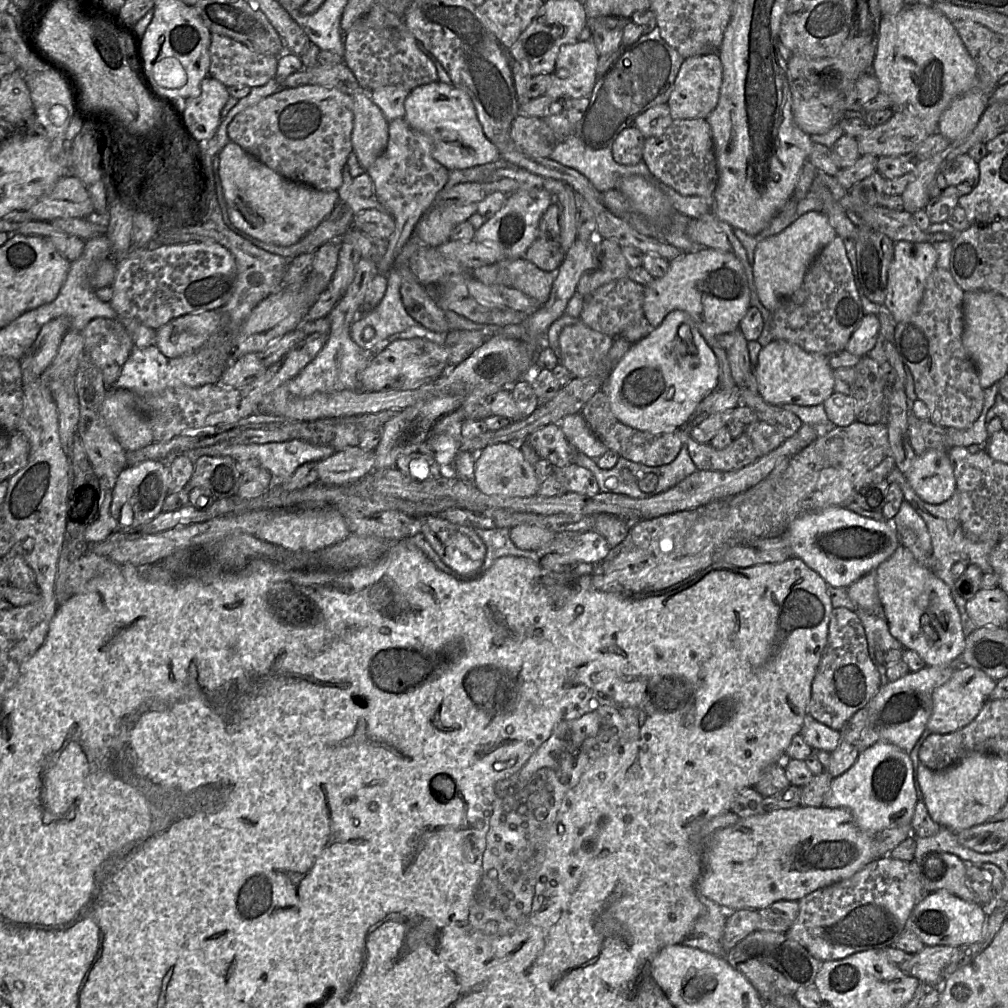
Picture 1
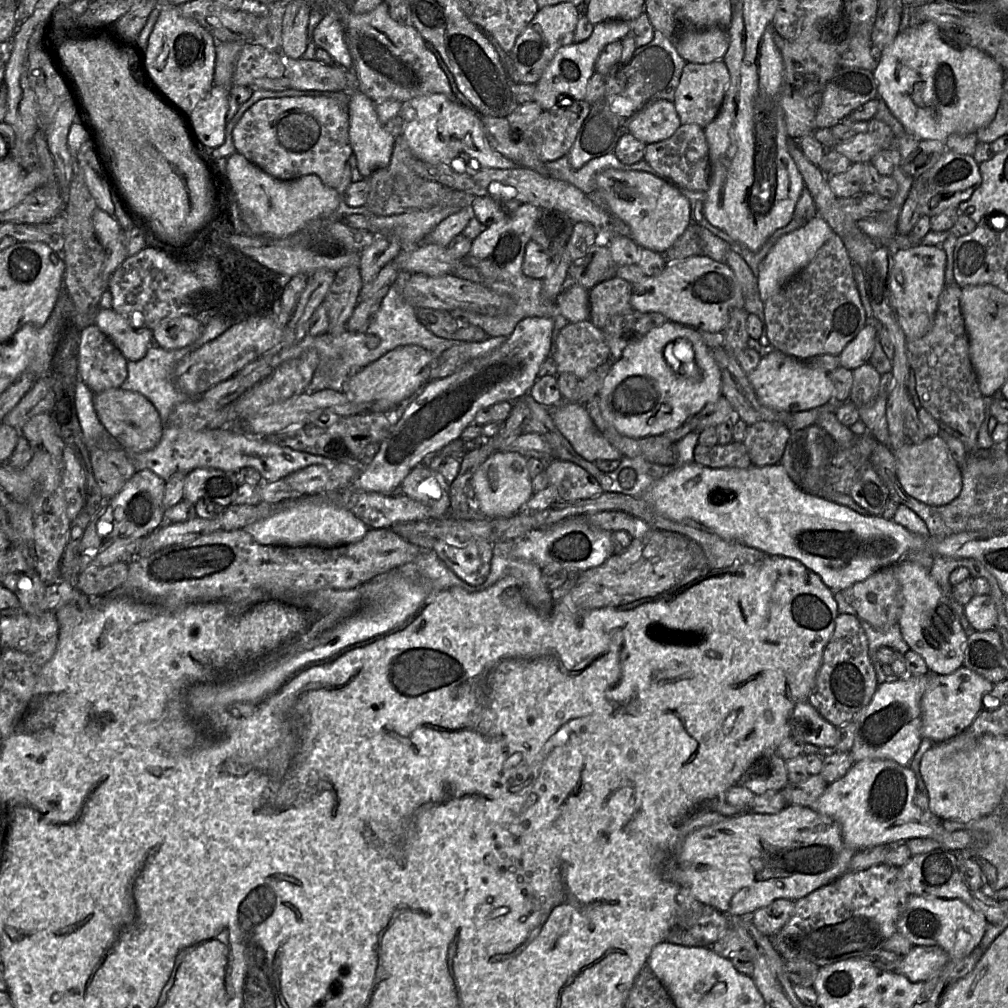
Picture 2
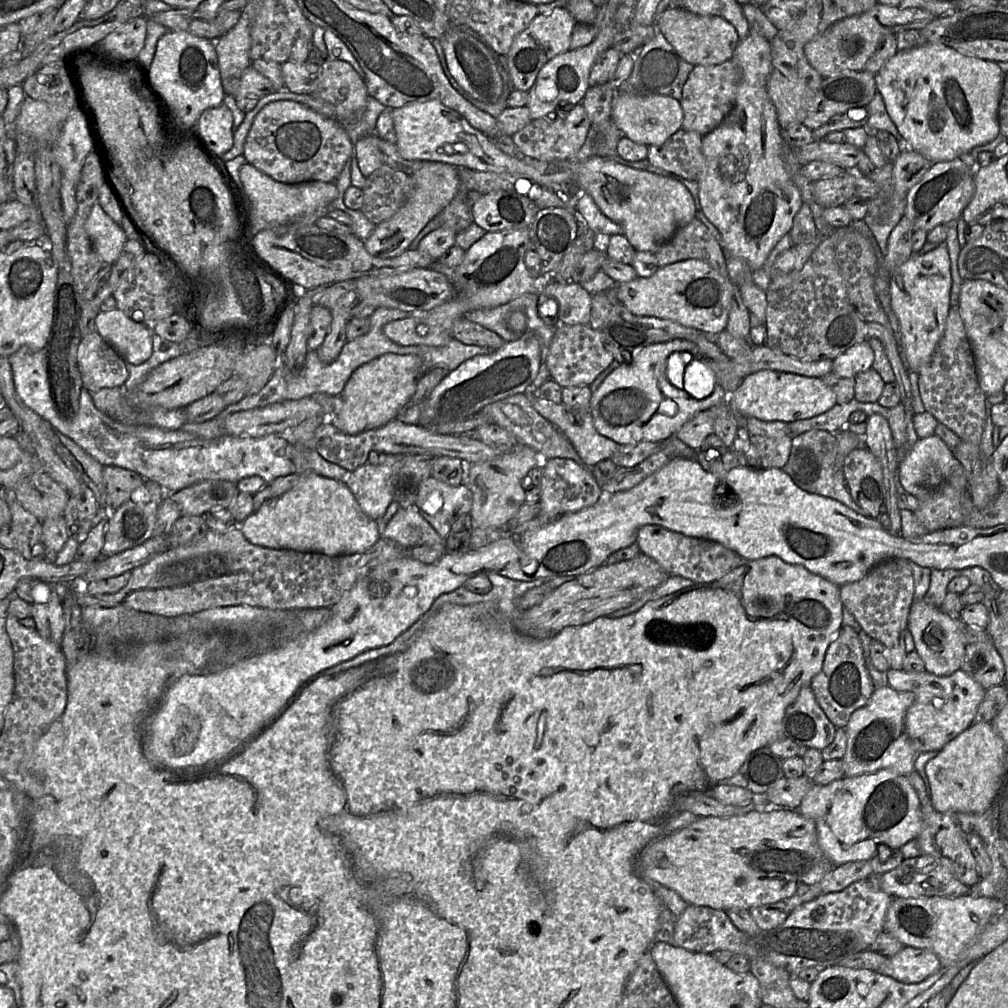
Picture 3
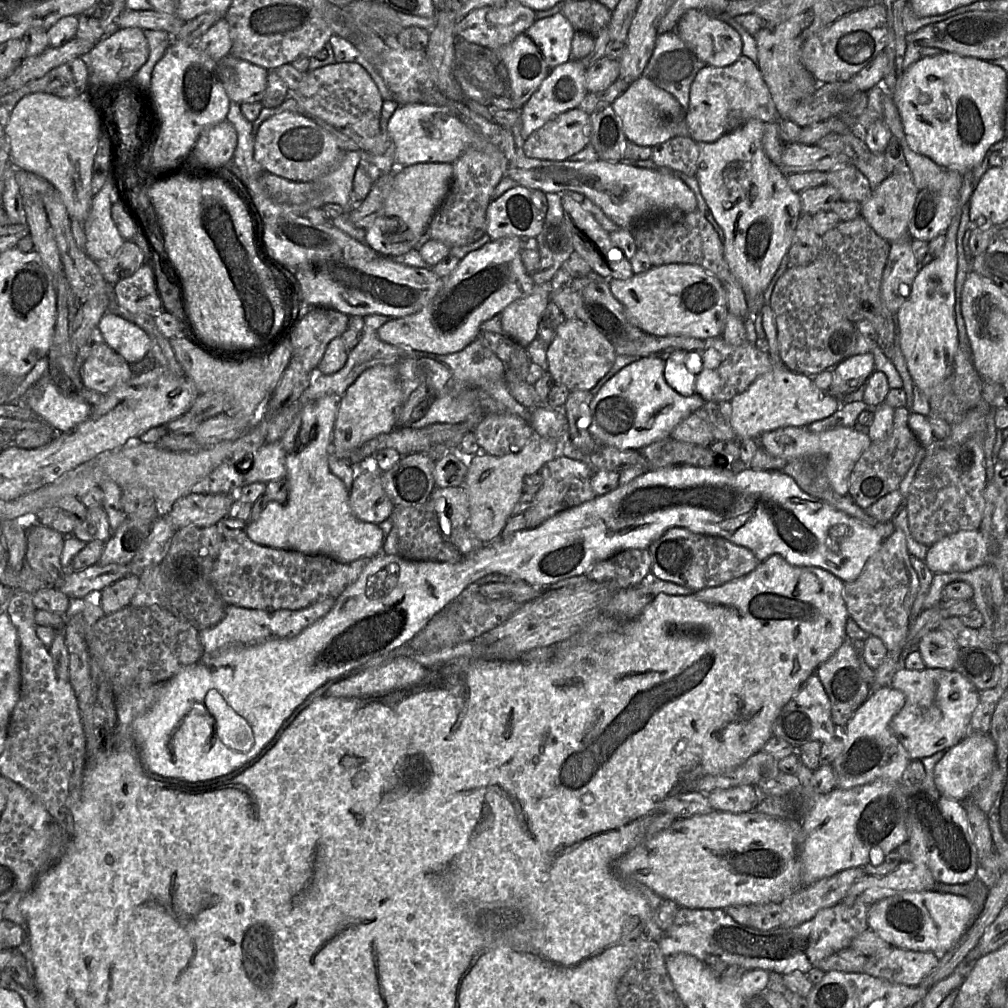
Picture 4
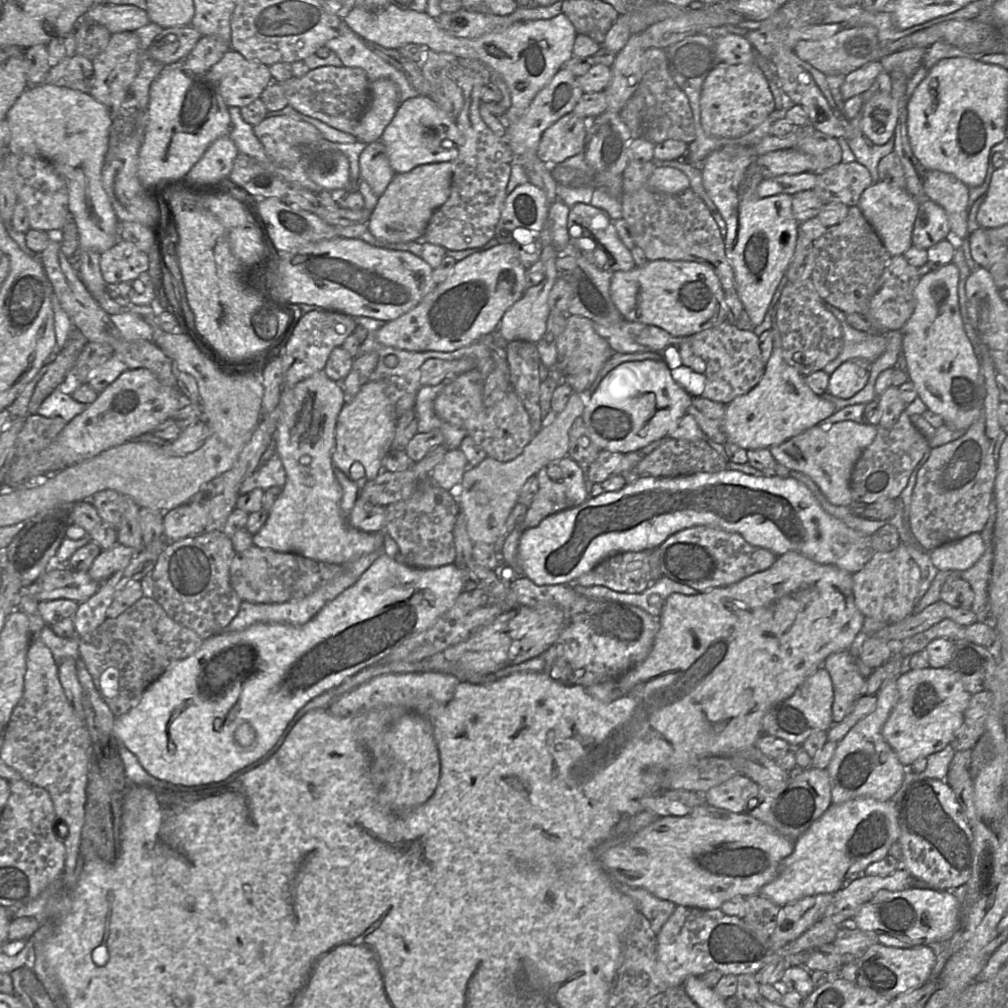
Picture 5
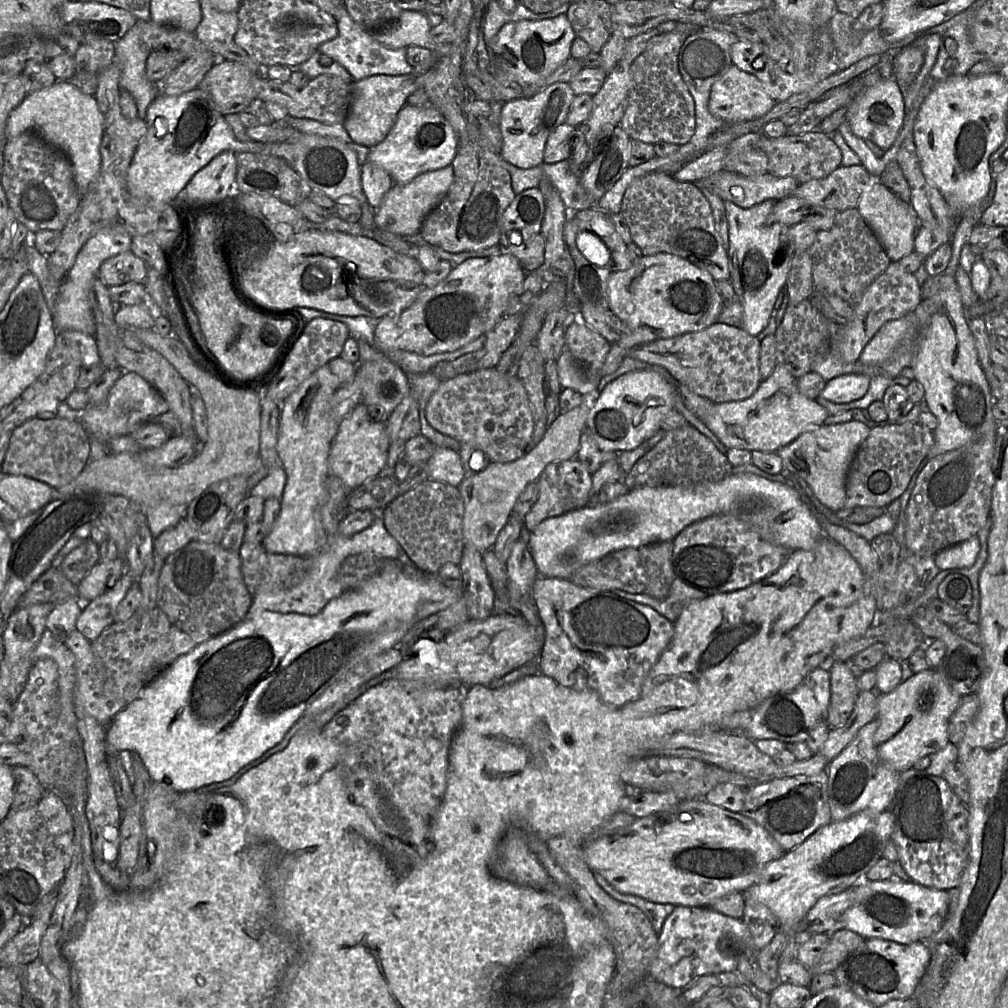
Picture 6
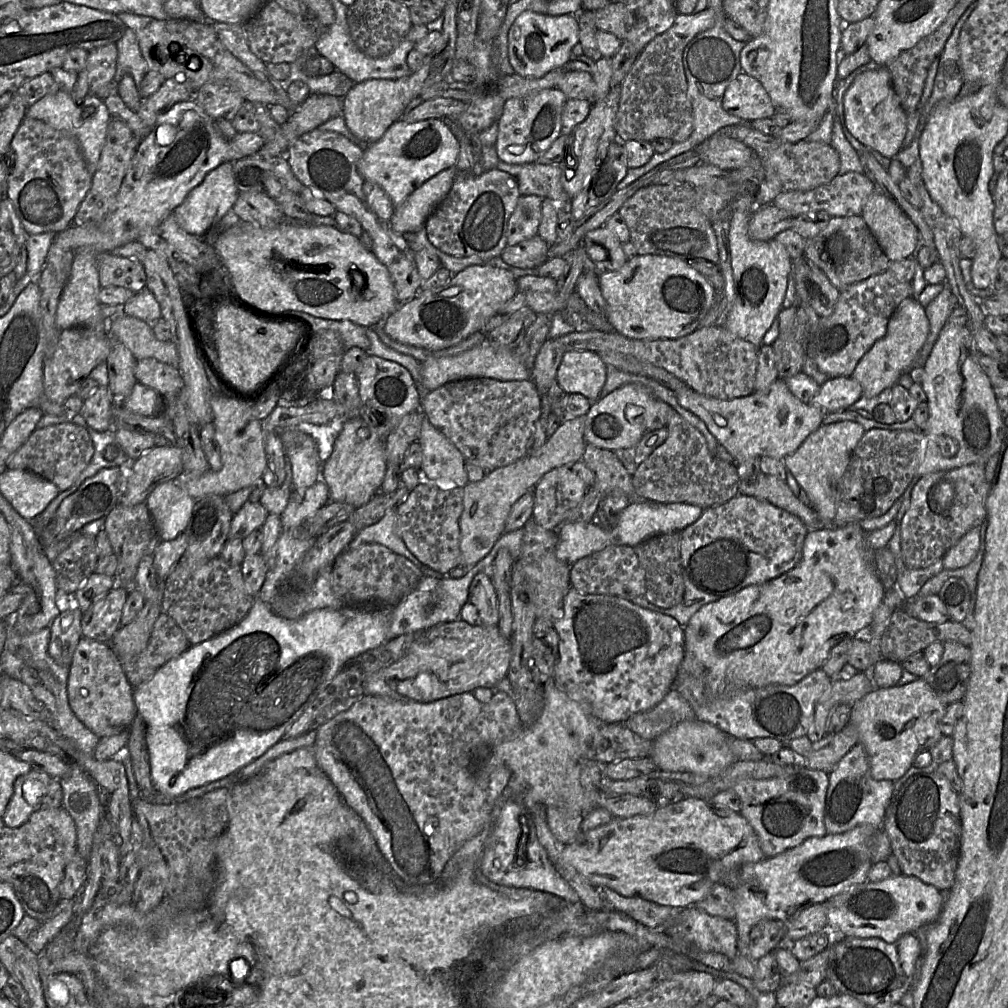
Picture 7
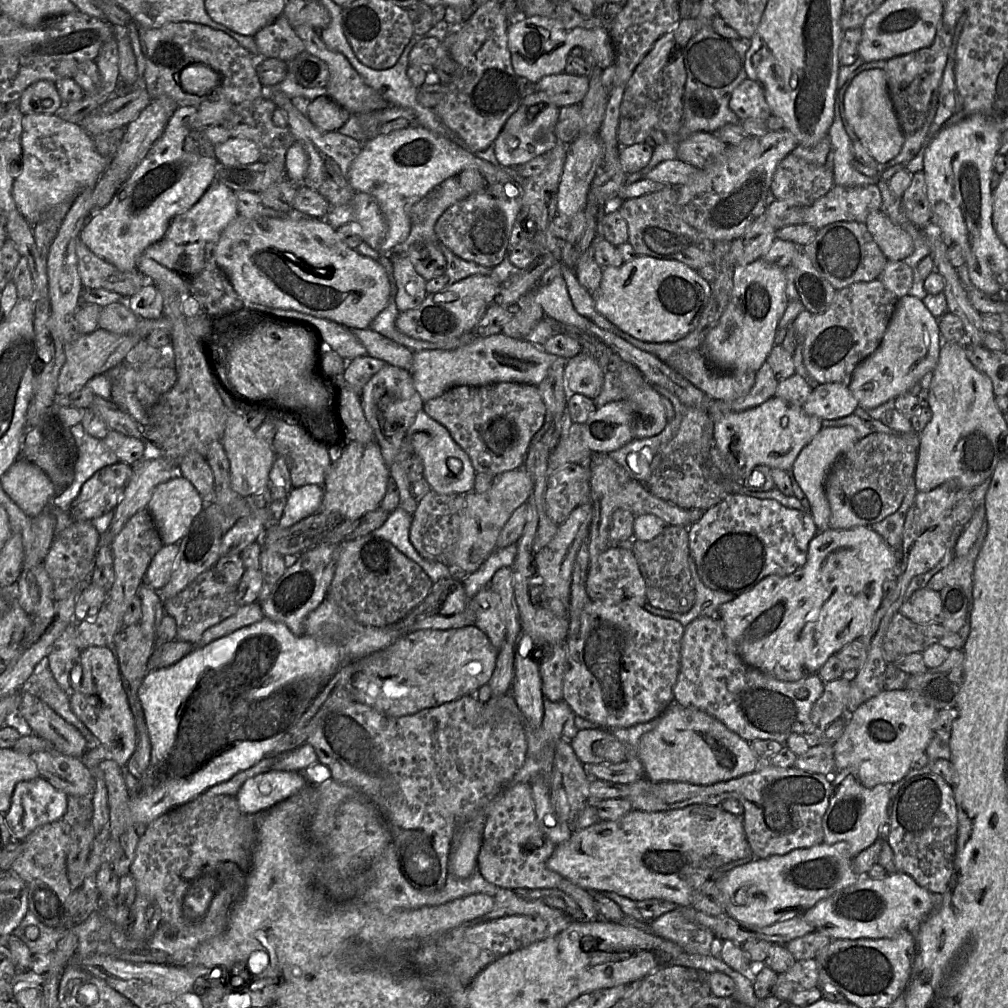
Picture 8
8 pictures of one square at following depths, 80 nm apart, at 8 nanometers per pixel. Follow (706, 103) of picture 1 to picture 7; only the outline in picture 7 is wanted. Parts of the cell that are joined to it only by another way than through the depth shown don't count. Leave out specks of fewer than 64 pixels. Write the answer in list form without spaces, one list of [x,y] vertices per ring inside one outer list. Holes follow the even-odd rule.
[[[740,73],[727,87],[722,107],[747,122],[771,118],[776,109],[761,83],[745,73]]]

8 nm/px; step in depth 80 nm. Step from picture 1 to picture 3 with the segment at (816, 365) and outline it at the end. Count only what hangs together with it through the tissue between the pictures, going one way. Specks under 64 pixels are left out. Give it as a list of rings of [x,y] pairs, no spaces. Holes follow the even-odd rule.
[[[760,370],[748,375],[732,393],[729,407],[735,415],[755,417],[764,421],[792,422],[820,415],[836,405],[835,392],[818,377],[809,377],[776,370]]]

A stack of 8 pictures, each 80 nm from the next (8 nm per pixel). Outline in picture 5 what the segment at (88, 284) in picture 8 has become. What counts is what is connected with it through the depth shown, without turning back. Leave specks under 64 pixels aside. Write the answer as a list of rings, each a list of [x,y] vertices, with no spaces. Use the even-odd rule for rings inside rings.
[[[120,240],[115,246],[100,254],[100,270],[107,284],[118,284],[148,272],[147,255],[135,244]]]

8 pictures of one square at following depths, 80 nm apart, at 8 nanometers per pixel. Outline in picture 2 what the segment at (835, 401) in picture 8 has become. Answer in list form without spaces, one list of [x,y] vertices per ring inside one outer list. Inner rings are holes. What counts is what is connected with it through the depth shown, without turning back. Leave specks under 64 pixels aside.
[[[866,323],[839,355],[840,367],[854,370],[868,363],[875,348],[876,337],[876,326],[873,323]]]

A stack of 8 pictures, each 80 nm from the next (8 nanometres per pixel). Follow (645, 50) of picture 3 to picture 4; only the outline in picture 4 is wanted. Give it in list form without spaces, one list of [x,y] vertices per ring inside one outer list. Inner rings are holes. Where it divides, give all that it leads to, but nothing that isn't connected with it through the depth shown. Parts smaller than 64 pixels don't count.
[[[675,31],[659,33],[652,55],[642,73],[643,77],[673,95],[684,110],[688,108],[691,85],[704,63]]]

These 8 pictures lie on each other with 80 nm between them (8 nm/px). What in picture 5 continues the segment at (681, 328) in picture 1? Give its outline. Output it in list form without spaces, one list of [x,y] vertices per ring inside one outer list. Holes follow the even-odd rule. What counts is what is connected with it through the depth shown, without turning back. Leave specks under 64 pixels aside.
[[[662,360],[628,362],[613,369],[586,401],[582,418],[587,436],[602,450],[628,453],[639,450],[668,434],[694,397],[671,376]]]

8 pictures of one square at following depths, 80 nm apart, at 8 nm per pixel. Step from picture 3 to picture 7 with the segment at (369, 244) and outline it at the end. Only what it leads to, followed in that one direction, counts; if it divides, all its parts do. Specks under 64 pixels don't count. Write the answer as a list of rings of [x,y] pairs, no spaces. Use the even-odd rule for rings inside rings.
[[[450,167],[424,182],[402,204],[394,208],[390,226],[399,233],[415,233],[441,204],[456,178],[456,167]]]

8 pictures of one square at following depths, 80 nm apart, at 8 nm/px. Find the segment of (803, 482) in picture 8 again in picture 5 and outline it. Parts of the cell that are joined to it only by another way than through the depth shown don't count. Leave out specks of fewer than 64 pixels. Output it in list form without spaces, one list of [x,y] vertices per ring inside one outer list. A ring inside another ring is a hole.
[[[842,421],[830,426],[811,427],[769,450],[778,464],[810,476],[830,503],[849,506],[852,503],[850,480],[854,465],[876,434],[877,426]]]

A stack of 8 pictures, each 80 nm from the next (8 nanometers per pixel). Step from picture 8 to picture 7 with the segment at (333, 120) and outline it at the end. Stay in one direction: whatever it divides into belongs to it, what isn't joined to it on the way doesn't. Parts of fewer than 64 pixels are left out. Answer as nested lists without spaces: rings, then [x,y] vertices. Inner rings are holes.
[[[310,94],[279,127],[275,137],[255,153],[261,156],[283,155],[302,134],[317,129],[321,124],[343,116],[343,98],[333,95]]]

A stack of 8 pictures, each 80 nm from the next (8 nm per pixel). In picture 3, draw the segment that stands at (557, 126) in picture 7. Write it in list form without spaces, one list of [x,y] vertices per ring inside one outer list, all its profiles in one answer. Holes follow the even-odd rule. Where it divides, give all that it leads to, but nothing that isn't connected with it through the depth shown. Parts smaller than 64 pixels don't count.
[[[607,25],[599,30],[594,40],[581,48],[569,49],[550,59],[540,70],[534,85],[529,90],[527,107],[530,111],[531,120],[552,115],[561,106],[573,106],[582,103],[589,88],[590,71],[599,56],[612,47],[619,31],[616,25]]]

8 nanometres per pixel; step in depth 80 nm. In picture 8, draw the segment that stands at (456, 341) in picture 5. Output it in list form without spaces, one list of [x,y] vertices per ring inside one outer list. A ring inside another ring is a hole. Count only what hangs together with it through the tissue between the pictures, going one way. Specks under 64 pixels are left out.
[[[473,275],[449,284],[437,292],[428,293],[418,308],[400,312],[396,328],[406,336],[429,342],[460,337],[471,332],[482,319],[500,286],[501,283],[489,275]]]

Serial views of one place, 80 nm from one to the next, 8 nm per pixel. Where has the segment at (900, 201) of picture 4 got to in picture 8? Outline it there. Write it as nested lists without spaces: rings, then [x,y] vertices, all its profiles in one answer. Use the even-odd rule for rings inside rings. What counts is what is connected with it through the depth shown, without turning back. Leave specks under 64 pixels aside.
[[[882,210],[872,211],[865,224],[889,261],[900,261],[913,253],[911,236],[894,224]]]

